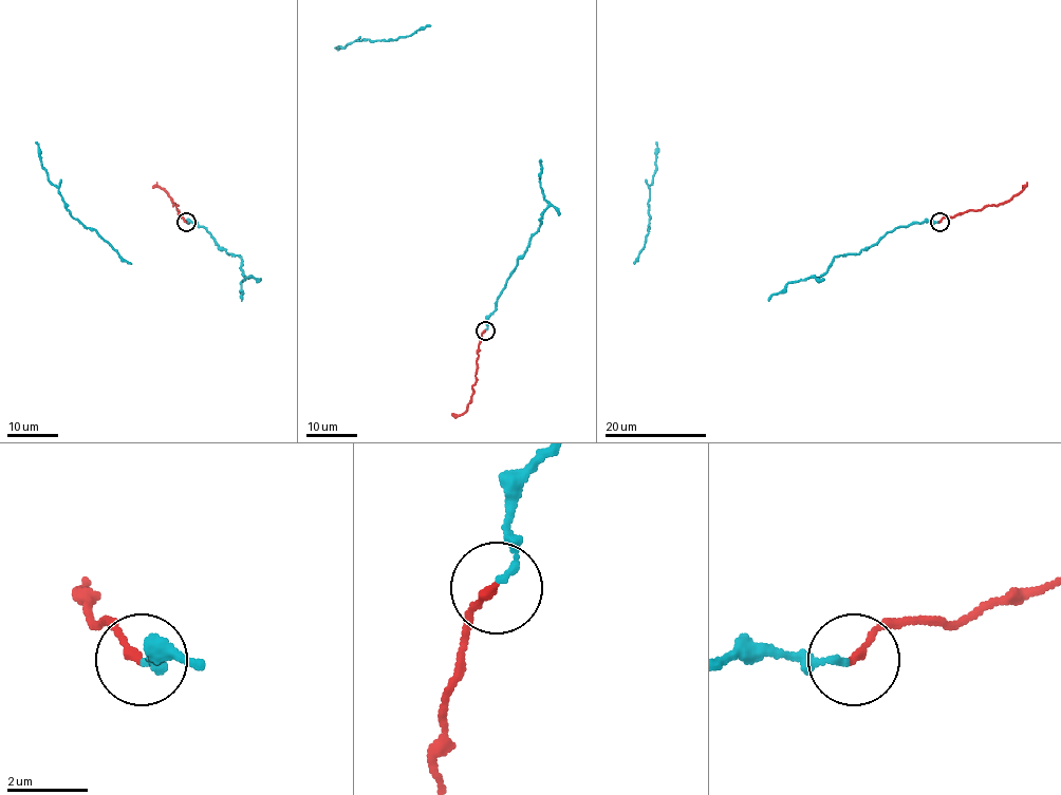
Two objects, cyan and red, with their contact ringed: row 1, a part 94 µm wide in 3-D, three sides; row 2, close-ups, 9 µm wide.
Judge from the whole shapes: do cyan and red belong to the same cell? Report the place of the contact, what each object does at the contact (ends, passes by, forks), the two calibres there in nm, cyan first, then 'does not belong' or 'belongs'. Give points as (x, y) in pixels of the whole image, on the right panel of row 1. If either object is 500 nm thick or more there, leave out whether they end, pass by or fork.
(939, 222) | cyan ends | red ends | 160/200 nm | belongs

